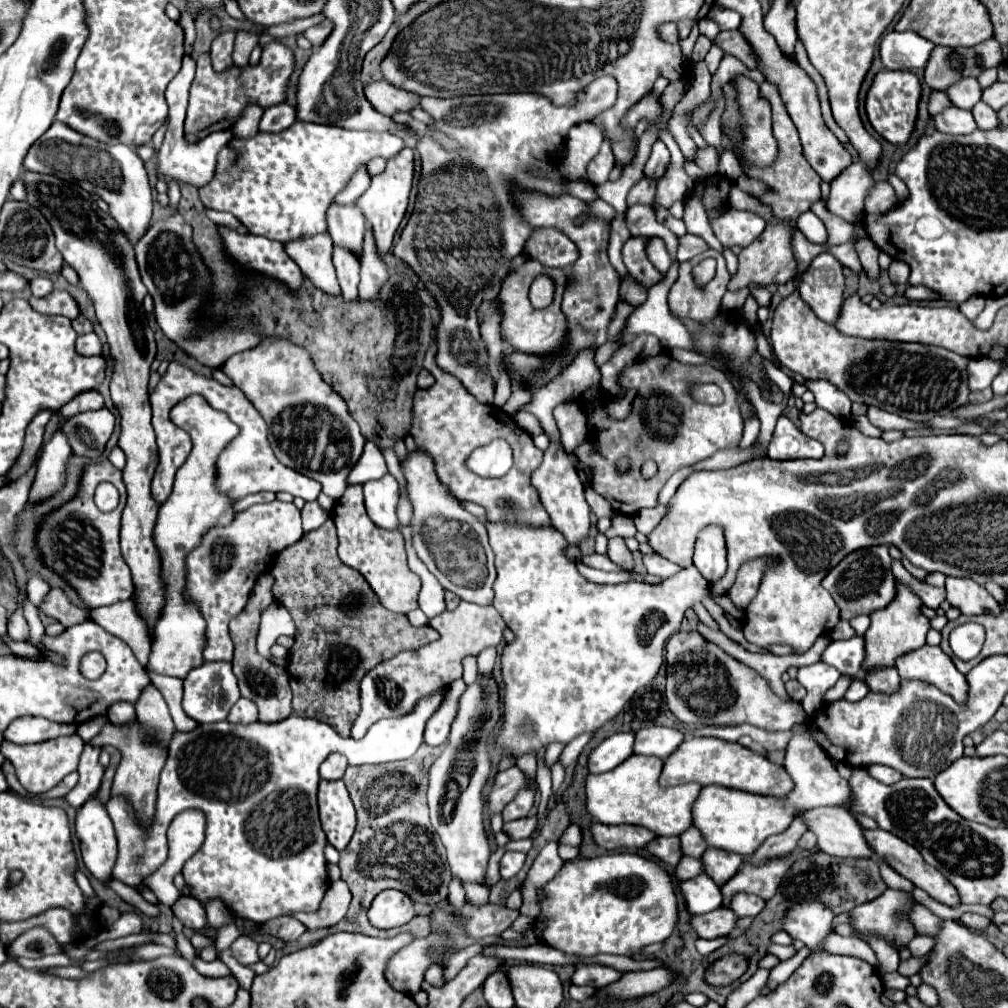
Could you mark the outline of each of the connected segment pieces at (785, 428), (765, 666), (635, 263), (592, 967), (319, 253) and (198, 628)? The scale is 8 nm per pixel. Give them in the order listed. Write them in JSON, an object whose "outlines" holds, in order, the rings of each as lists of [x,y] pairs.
{"outlines":[[[[781,414],[777,418],[777,426],[775,426],[767,456],[773,460],[821,458],[823,446],[821,446],[821,442],[801,434],[801,430],[785,414]]],[[[699,624],[697,628],[709,642],[719,644],[727,654],[731,654],[733,658],[737,658],[739,662],[743,662],[745,666],[757,670],[763,678],[767,678],[771,690],[783,698],[783,700],[791,700],[785,684],[781,684],[781,675],[789,668],[789,666],[801,667],[818,662],[822,653],[830,644],[831,639],[829,636],[820,636],[815,641],[814,645],[805,654],[789,654],[789,655],[774,655],[774,654],[759,654],[747,652],[743,646],[735,644],[733,640],[729,640],[723,632],[719,630],[711,630],[703,624]]],[[[629,238],[623,244],[623,262],[629,270],[629,274],[639,280],[645,286],[653,286],[657,280],[663,278],[663,274],[659,274],[653,264],[647,260],[645,254],[645,240],[647,238]]],[[[575,964],[575,974],[571,978],[571,984],[589,984],[593,988],[603,988],[607,984],[617,982],[625,972],[615,970],[611,966],[601,966],[601,964]]],[[[317,234],[307,240],[287,242],[285,250],[299,264],[303,276],[309,278],[317,290],[339,298],[339,284],[331,262],[333,242],[329,234]]],[[[189,396],[179,402],[171,410],[171,420],[179,428],[183,428],[193,442],[193,450],[187,462],[181,466],[175,478],[175,486],[167,502],[159,508],[153,540],[157,552],[161,556],[161,580],[165,586],[165,602],[161,608],[161,616],[155,624],[153,648],[149,658],[149,668],[159,674],[185,678],[193,668],[201,666],[203,646],[205,646],[205,618],[199,614],[199,606],[191,602],[187,594],[187,574],[185,574],[185,558],[191,550],[199,546],[203,534],[211,528],[225,526],[227,520],[233,518],[233,504],[229,498],[215,490],[215,460],[219,452],[237,436],[237,426],[223,416],[223,412],[213,410],[201,396]]]]}

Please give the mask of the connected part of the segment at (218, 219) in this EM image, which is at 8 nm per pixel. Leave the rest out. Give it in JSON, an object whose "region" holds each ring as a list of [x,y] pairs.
{"region":[[[205,210],[205,212],[207,212],[207,218],[209,218],[211,222],[215,222],[215,224],[227,224],[227,226],[237,228],[237,230],[241,230],[241,232],[247,232],[247,230],[243,228],[243,224],[239,224],[239,220],[235,220],[231,214],[215,212],[215,210]]]}

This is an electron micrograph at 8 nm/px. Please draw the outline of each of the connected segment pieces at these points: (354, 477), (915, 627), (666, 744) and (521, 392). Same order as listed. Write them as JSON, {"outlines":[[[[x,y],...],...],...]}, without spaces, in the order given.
{"outlines":[[[[367,442],[361,460],[355,464],[355,468],[349,474],[349,484],[363,484],[369,480],[379,480],[387,472],[389,470],[387,470],[383,454],[379,454],[379,450],[371,442]]],[[[897,584],[897,588],[899,590],[897,590],[895,600],[887,608],[871,614],[871,626],[865,634],[865,664],[861,666],[861,670],[865,674],[871,670],[877,670],[877,668],[893,668],[897,656],[903,656],[925,644],[929,620],[919,612],[921,600],[905,586]]],[[[653,726],[635,732],[635,754],[645,754],[645,756],[657,756],[665,760],[675,748],[683,742],[683,734],[673,728],[663,728],[663,726]]],[[[512,380],[511,383],[514,387],[514,391],[502,409],[505,410],[505,412],[507,412],[510,416],[514,416],[521,406],[524,406],[531,400],[534,391],[525,390],[521,384],[519,384],[519,388],[515,390],[515,380]]]]}

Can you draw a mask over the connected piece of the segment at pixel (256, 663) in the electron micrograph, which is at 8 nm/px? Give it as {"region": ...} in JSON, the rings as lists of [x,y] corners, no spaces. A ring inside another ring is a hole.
{"region":[[[265,572],[257,580],[257,584],[255,584],[255,588],[251,592],[251,598],[249,598],[247,606],[243,608],[243,612],[237,618],[233,618],[231,624],[229,624],[231,640],[235,644],[233,674],[237,676],[241,696],[245,696],[245,698],[249,698],[249,700],[253,700],[257,704],[261,722],[279,722],[279,720],[285,720],[287,716],[291,716],[291,688],[289,688],[289,678],[287,678],[285,668],[275,666],[269,658],[261,656],[257,652],[257,646],[255,646],[257,628],[259,628],[259,616],[261,616],[263,608],[273,602],[271,586],[273,586],[273,578],[271,578],[269,572]]]}

